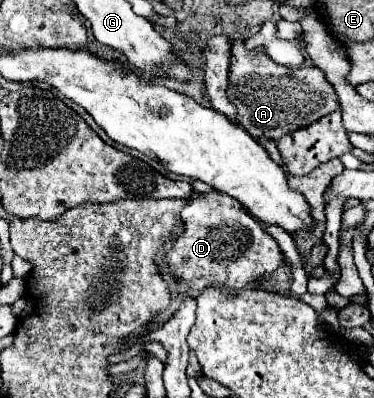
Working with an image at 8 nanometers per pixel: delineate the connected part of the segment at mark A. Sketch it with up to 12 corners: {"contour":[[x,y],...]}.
{"contour":[[232,40],[228,100],[256,140],[340,110],[316,66]]}

